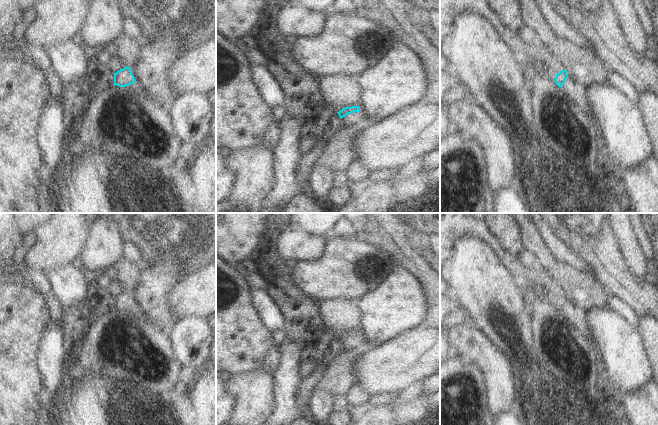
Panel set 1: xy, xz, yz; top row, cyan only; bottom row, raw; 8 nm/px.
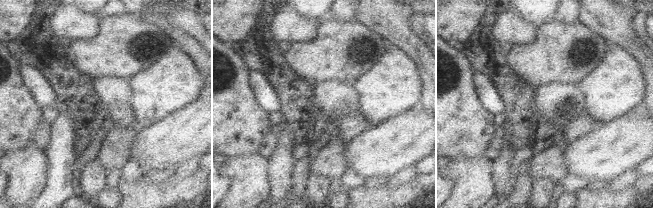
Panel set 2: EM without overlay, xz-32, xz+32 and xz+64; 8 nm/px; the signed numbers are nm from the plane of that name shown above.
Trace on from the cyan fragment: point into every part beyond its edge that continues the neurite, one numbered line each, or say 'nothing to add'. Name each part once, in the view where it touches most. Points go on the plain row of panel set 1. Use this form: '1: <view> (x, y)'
1: xz (357, 345)

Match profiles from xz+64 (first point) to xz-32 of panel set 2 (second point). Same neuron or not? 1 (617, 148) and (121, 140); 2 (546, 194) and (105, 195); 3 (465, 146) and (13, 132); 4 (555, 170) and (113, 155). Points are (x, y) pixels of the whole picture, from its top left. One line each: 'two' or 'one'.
1: two
2: two
3: one
4: one

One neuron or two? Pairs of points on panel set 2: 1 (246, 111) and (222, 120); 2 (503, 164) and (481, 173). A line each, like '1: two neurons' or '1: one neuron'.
1: one neuron
2: two neurons

